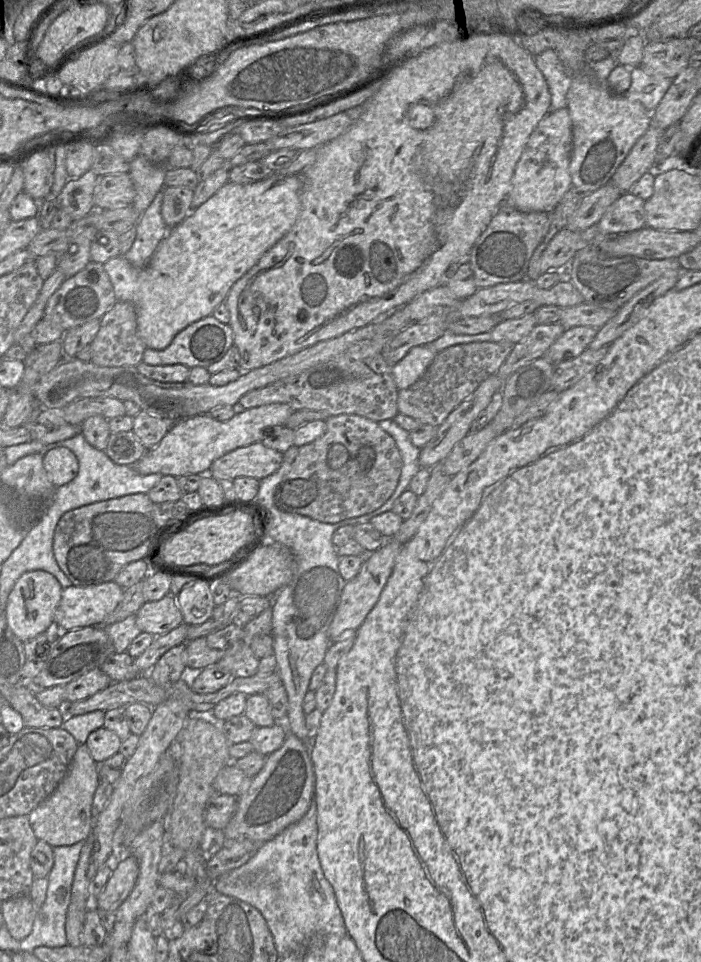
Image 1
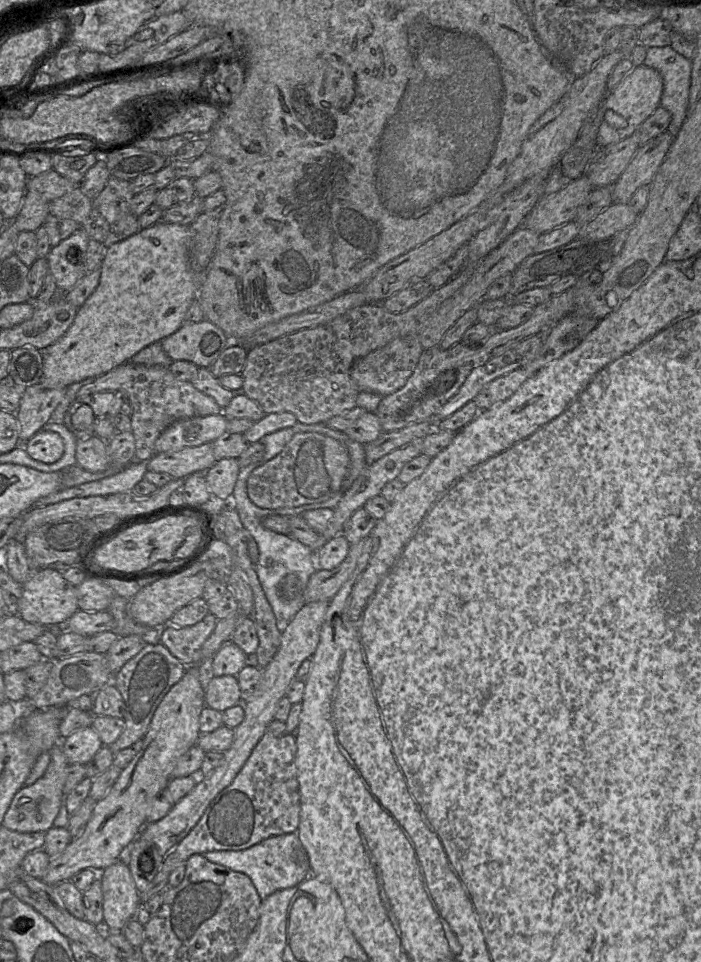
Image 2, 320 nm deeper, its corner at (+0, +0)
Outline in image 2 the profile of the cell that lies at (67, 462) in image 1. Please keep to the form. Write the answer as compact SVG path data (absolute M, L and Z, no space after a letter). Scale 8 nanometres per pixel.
M42 429L26 442L25 450L34 460L51 464L63 456L64 442L59 434Z

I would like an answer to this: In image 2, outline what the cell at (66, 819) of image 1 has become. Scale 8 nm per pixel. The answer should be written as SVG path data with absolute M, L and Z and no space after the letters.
M61 743L56 745L50 752L51 761L45 774L39 778L33 785L24 785L14 796L9 809L7 810L2 826L16 832L44 832L46 833L54 823L61 804L65 803L66 796L63 793L63 787L67 776L67 767L69 765Z

